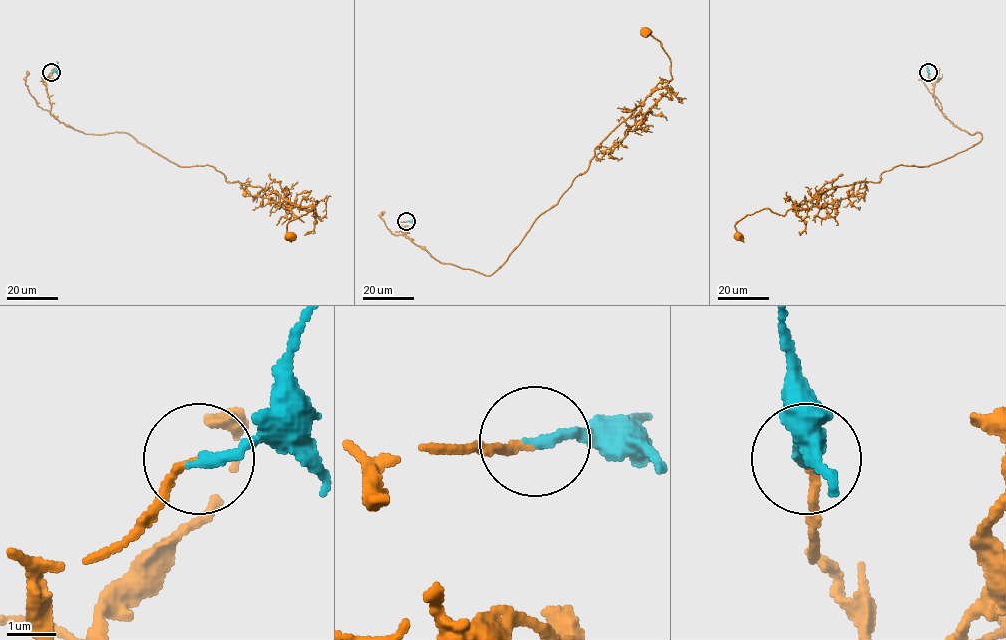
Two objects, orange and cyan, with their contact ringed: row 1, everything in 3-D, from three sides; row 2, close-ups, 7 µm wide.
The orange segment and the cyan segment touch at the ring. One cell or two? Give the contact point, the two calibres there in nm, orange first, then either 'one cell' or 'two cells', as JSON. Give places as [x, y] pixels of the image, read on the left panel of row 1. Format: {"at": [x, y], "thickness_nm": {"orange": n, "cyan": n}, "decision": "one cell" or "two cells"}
{"at": [51, 72], "thickness_nm": {"orange": 140, "cyan": 240}, "decision": "one cell"}

